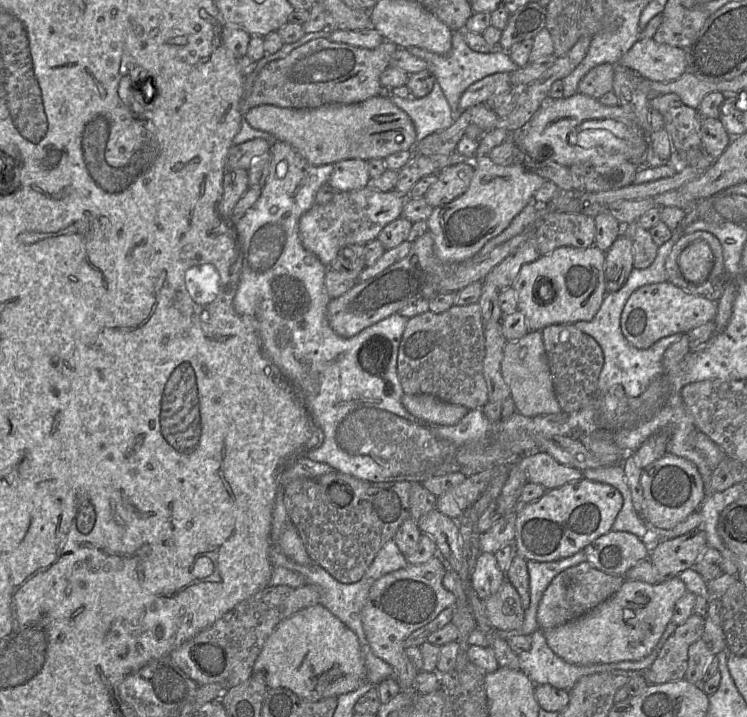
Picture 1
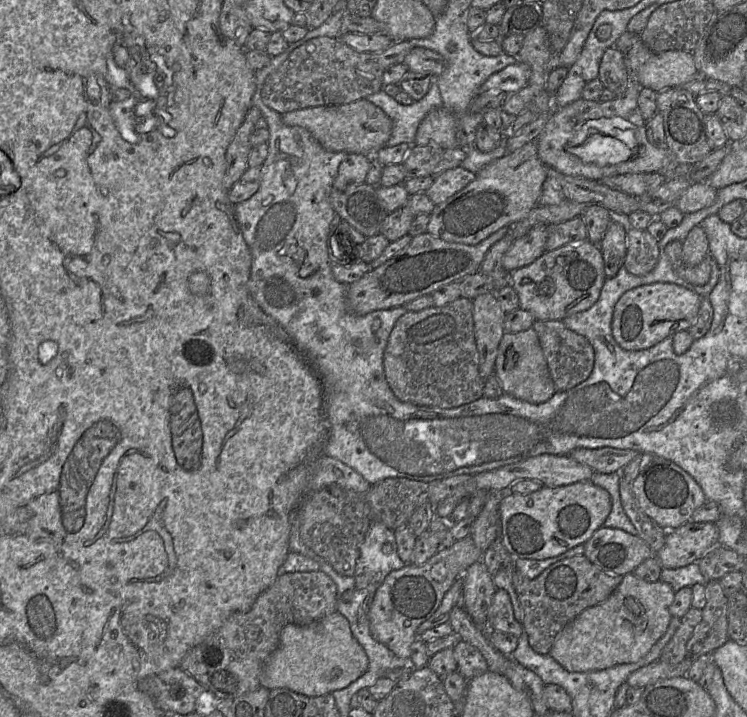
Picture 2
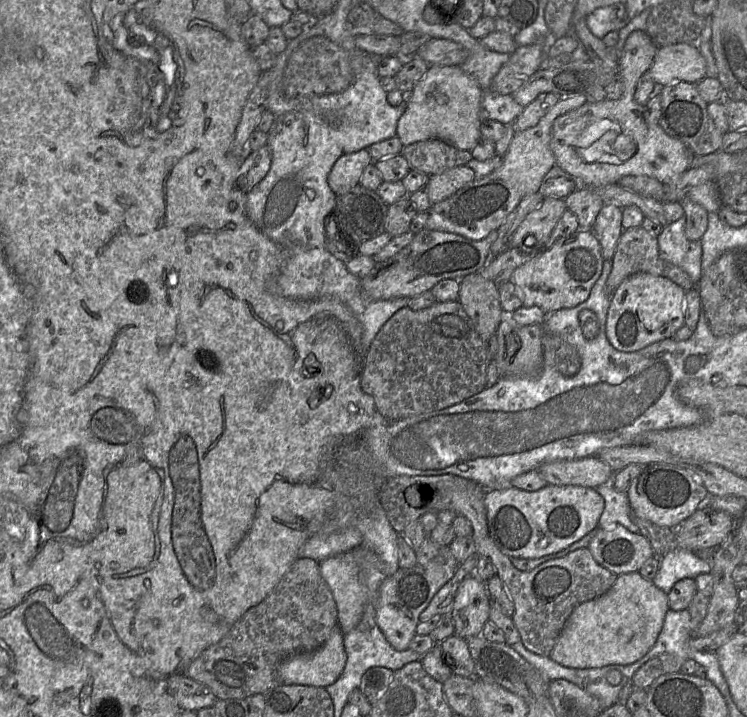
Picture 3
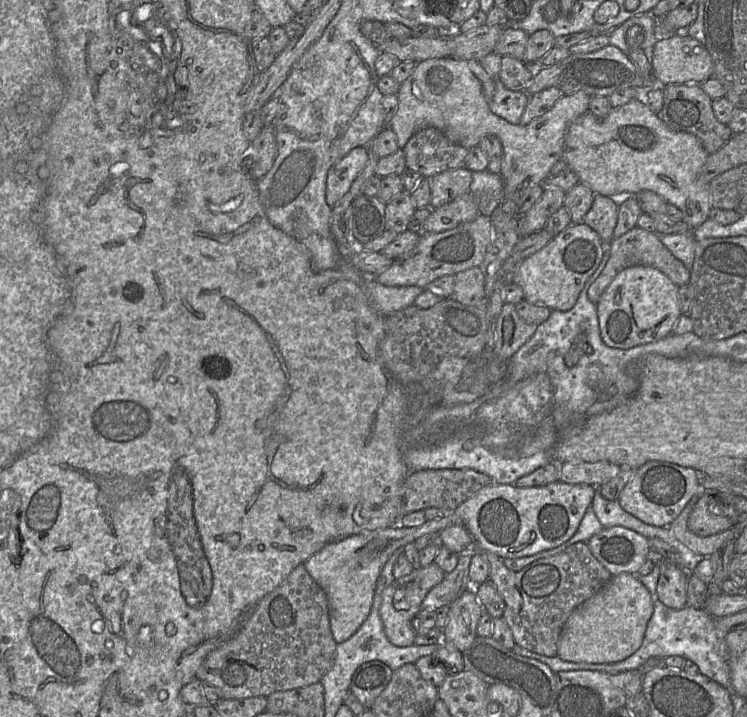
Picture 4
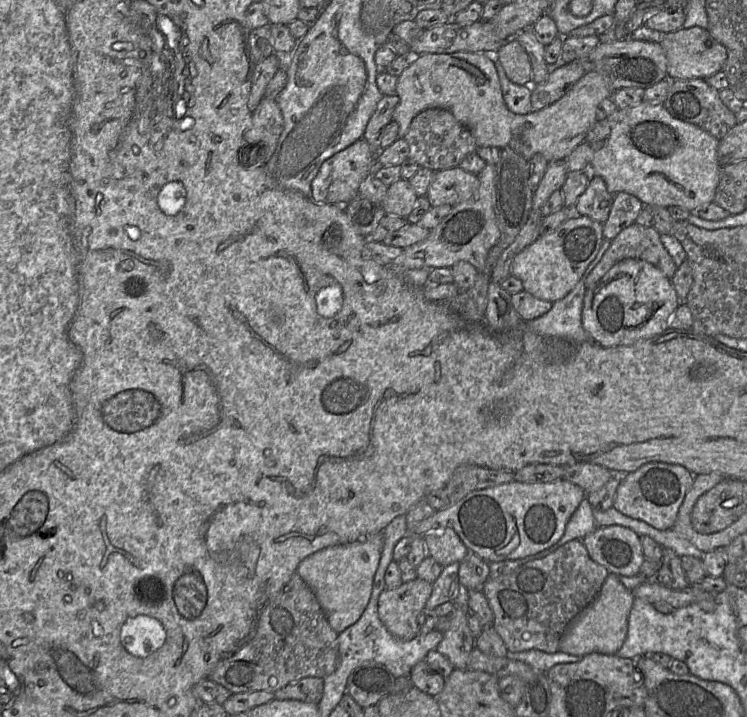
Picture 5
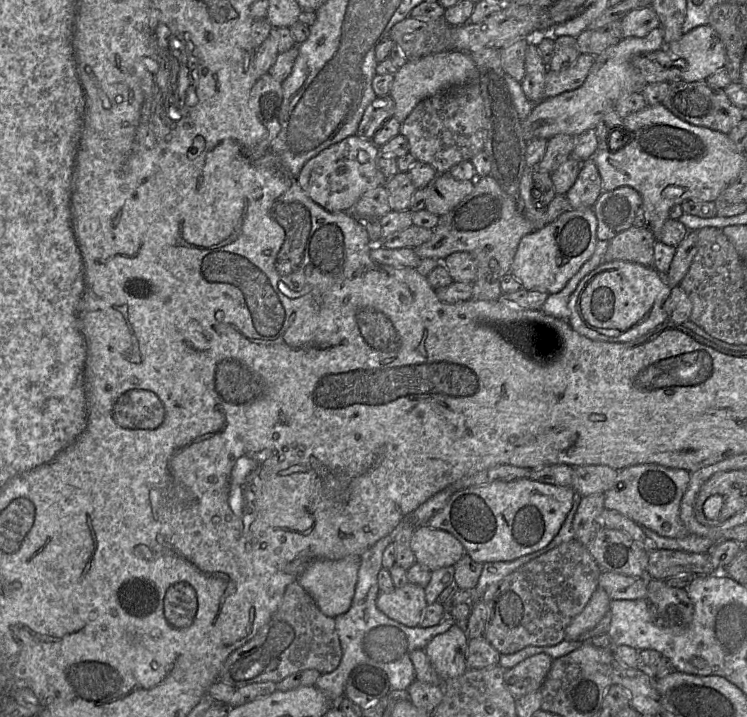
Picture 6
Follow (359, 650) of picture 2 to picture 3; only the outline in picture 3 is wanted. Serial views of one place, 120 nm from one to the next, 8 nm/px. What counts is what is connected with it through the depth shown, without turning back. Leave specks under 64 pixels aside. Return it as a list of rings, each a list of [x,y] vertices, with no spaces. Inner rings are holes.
[[[337,624],[324,644],[312,652],[293,655],[278,666],[281,685],[323,687],[342,674],[347,660],[344,634]]]

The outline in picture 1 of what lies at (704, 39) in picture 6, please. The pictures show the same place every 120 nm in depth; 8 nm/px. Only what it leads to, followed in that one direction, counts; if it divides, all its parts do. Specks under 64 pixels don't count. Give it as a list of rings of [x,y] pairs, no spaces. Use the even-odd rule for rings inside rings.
[[[652,38],[638,39],[618,64],[657,82],[676,80],[687,71],[684,49],[657,43]]]

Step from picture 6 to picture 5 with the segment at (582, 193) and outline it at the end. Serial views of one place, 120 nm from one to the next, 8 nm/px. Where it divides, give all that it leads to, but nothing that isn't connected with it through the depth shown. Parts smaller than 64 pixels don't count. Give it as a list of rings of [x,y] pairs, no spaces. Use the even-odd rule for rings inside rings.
[[[592,175],[587,189],[578,198],[575,209],[581,216],[587,216],[594,221],[604,224],[609,217],[613,197],[607,191],[603,178]]]

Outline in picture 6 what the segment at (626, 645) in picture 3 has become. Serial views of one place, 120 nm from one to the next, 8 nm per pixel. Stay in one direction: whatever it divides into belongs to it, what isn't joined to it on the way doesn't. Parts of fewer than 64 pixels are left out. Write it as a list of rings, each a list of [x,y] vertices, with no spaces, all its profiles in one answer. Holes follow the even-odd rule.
[[[598,587],[583,610],[577,614],[565,631],[565,639],[584,641],[610,610],[611,599],[604,589]]]

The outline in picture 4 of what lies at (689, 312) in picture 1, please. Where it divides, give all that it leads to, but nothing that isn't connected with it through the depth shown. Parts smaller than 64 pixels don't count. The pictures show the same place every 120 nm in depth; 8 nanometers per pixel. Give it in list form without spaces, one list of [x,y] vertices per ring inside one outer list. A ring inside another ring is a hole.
[[[633,266],[621,271],[596,304],[604,343],[613,348],[630,349],[673,333],[682,315],[678,288],[667,275],[651,266]]]

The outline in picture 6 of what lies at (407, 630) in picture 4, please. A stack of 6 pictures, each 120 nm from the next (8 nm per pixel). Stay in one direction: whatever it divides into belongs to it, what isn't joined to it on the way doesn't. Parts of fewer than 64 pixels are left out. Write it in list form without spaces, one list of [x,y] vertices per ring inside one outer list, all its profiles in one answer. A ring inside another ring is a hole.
[[[408,583],[389,593],[380,593],[376,600],[378,609],[389,618],[408,627],[420,625],[424,609],[428,605],[425,590]]]

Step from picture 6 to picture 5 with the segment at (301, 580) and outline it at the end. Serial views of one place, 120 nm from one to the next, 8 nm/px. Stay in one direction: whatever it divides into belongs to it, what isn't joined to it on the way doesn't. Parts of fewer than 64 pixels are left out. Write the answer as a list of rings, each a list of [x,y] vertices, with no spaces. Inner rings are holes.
[[[381,533],[361,536],[354,542],[319,550],[298,565],[296,572],[313,590],[328,623],[338,634],[356,623],[368,605],[383,543]]]

